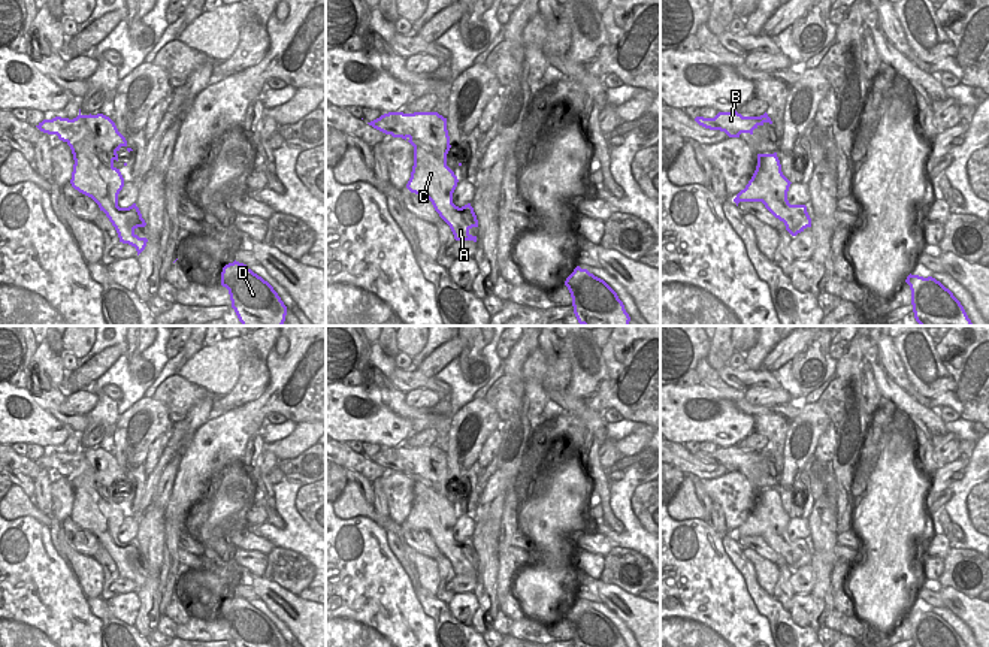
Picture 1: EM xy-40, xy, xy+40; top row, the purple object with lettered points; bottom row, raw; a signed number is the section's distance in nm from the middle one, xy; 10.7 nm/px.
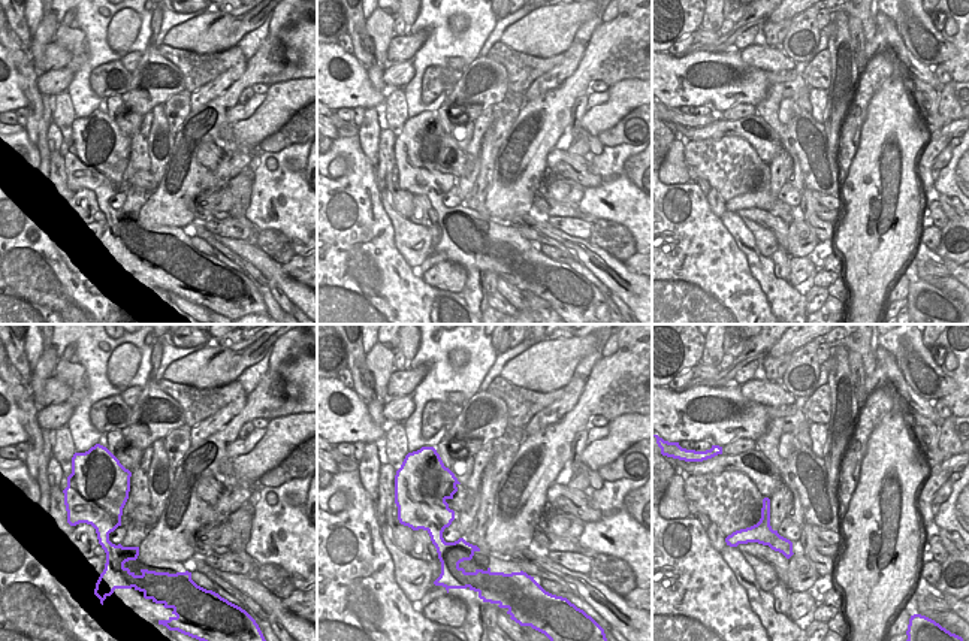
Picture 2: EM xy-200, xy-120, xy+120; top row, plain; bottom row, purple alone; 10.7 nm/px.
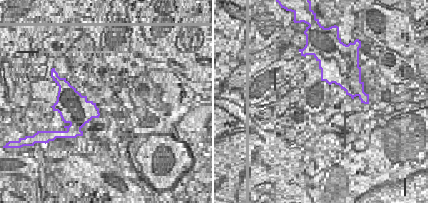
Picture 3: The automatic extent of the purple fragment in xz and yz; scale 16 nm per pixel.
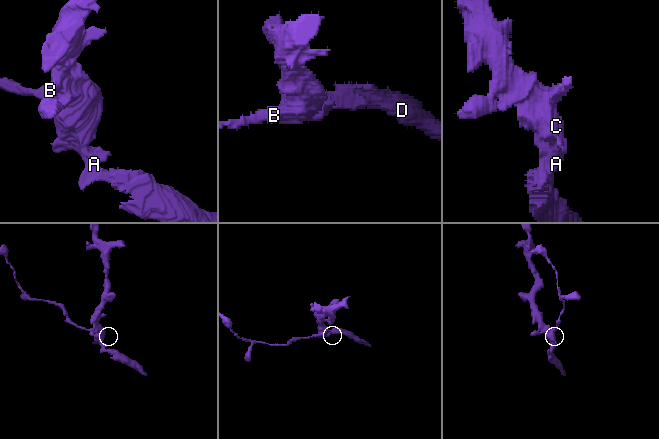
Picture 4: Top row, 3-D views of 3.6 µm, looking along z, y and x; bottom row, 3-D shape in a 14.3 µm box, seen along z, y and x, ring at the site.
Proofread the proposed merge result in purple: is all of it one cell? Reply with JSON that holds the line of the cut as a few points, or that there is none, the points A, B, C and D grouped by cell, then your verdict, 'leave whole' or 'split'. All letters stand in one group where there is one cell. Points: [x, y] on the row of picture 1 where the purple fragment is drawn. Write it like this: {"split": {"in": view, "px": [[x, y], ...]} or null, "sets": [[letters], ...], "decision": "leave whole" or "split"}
{"split": {"in": "xy", "px": [[431, 112], [425, 124], [432, 139], [414, 139], [411, 144]]}, "sets": [["A", "C", "D"], ["B"]], "decision": "split"}

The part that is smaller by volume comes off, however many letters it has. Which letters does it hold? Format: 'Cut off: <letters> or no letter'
Cut off: B.

